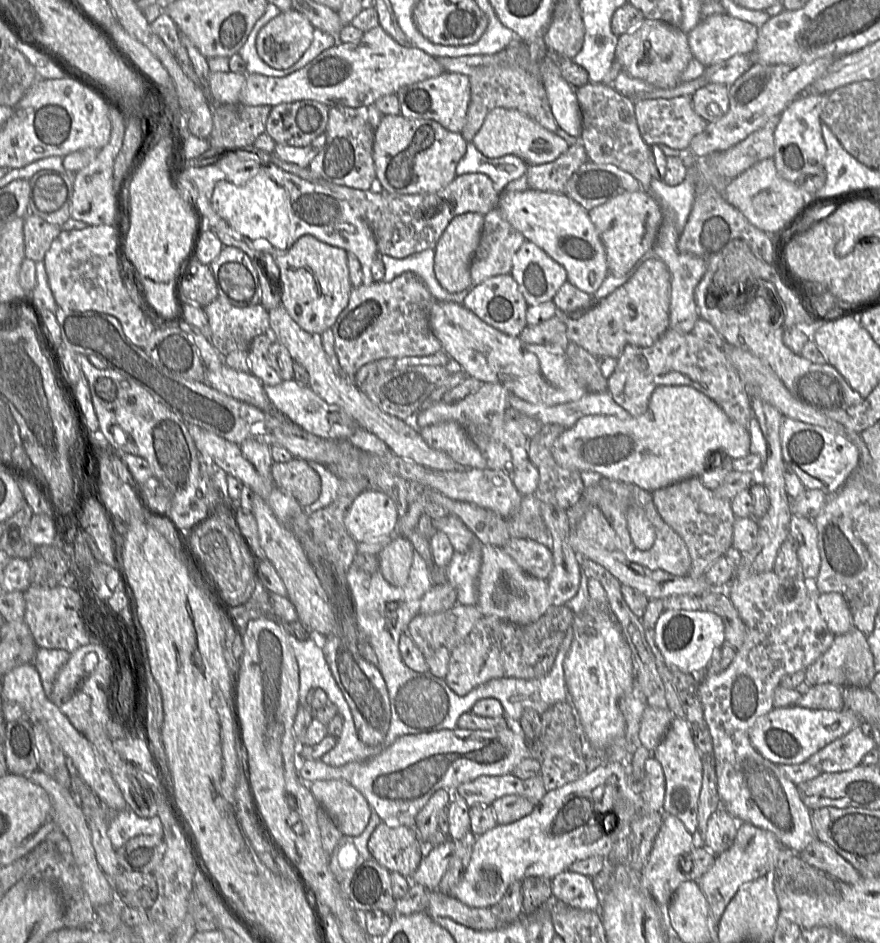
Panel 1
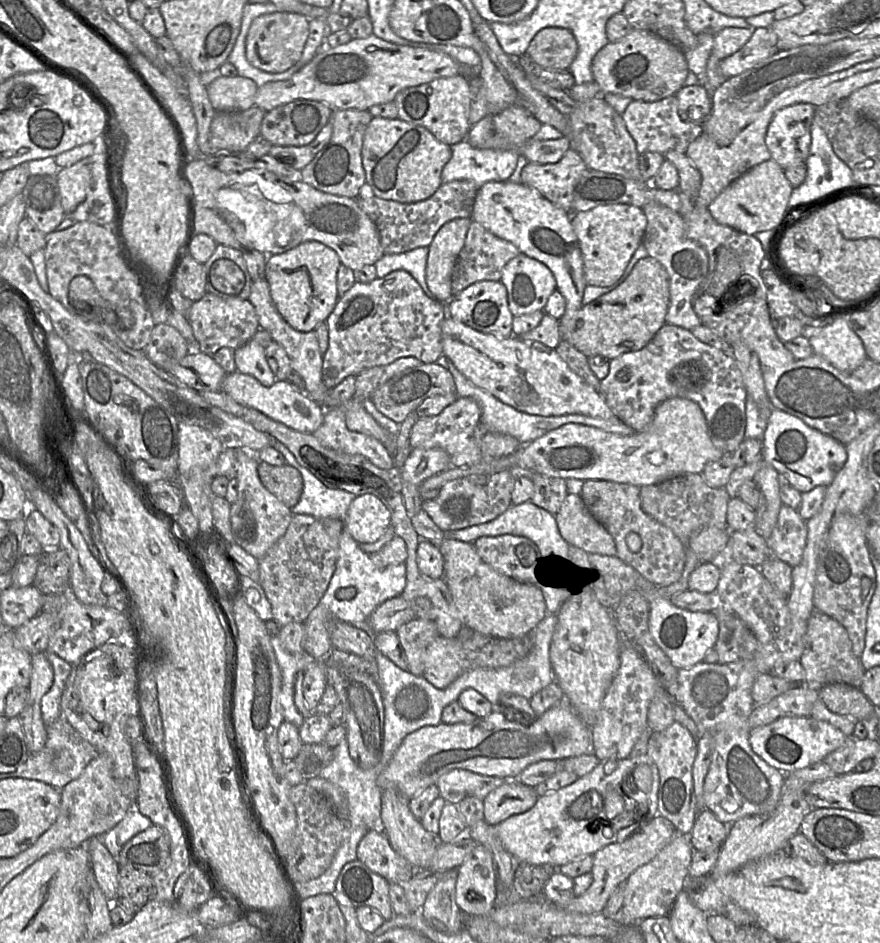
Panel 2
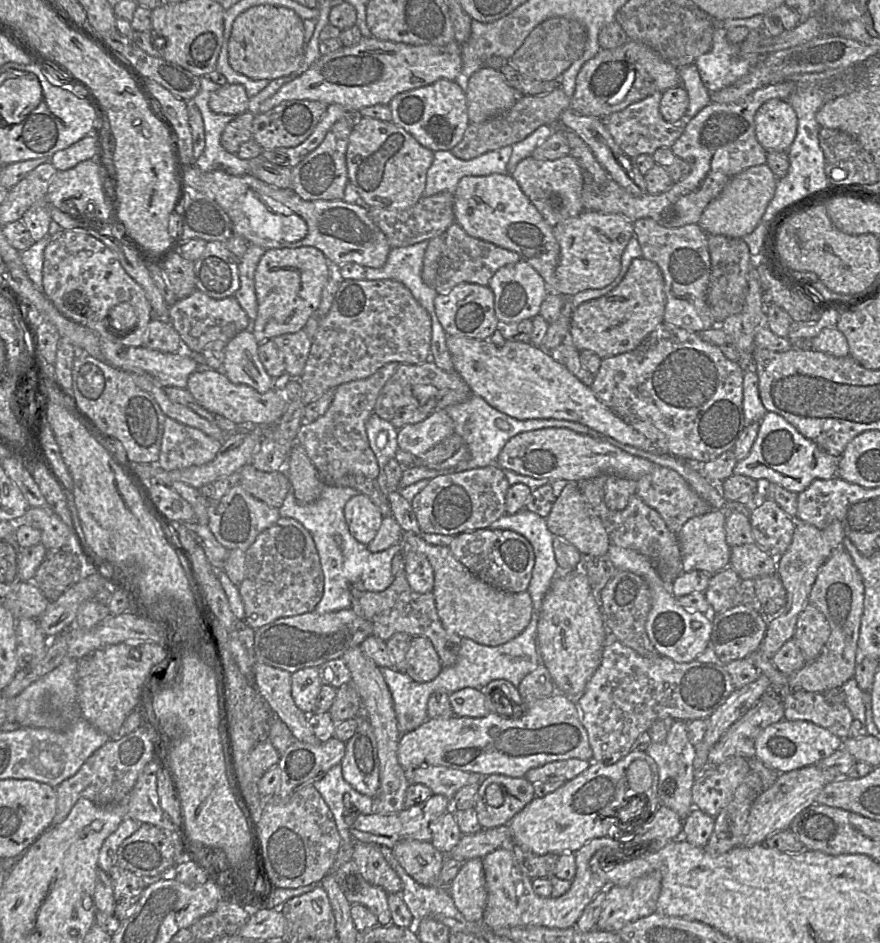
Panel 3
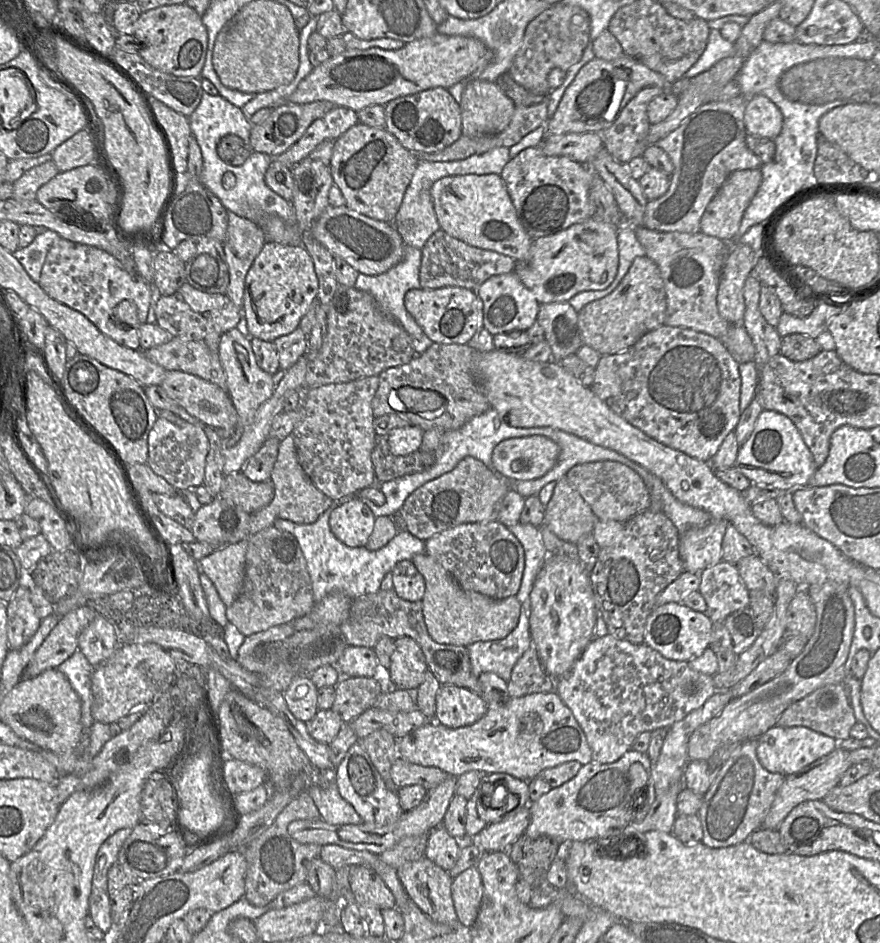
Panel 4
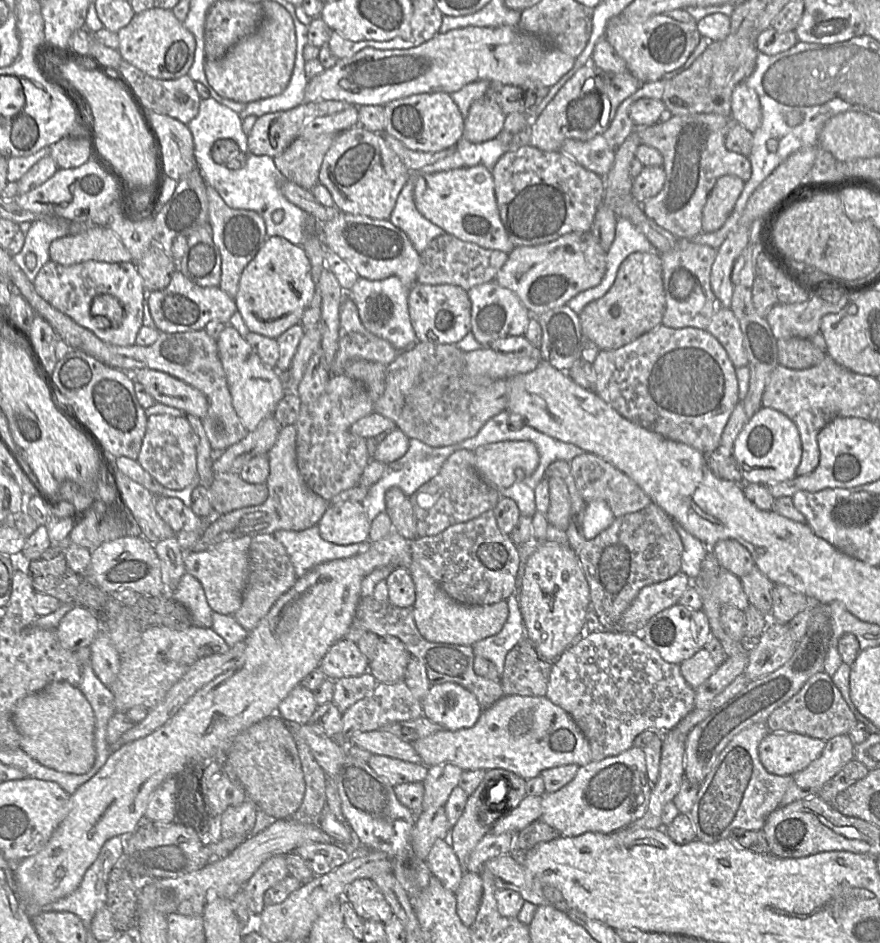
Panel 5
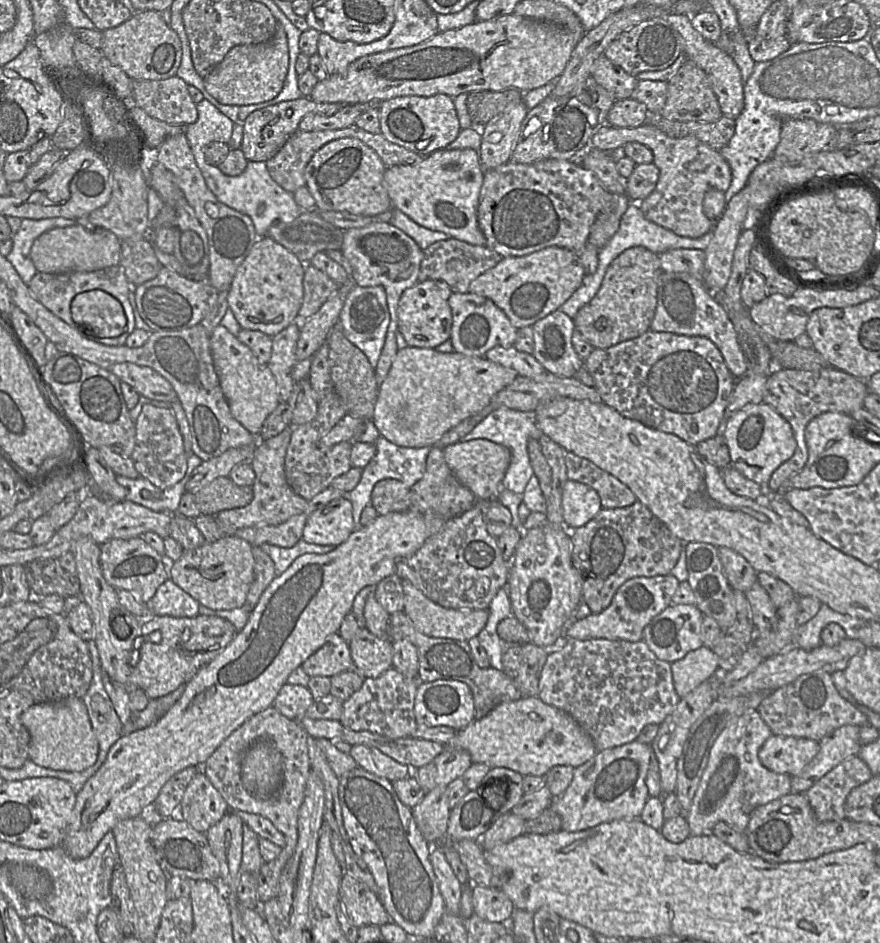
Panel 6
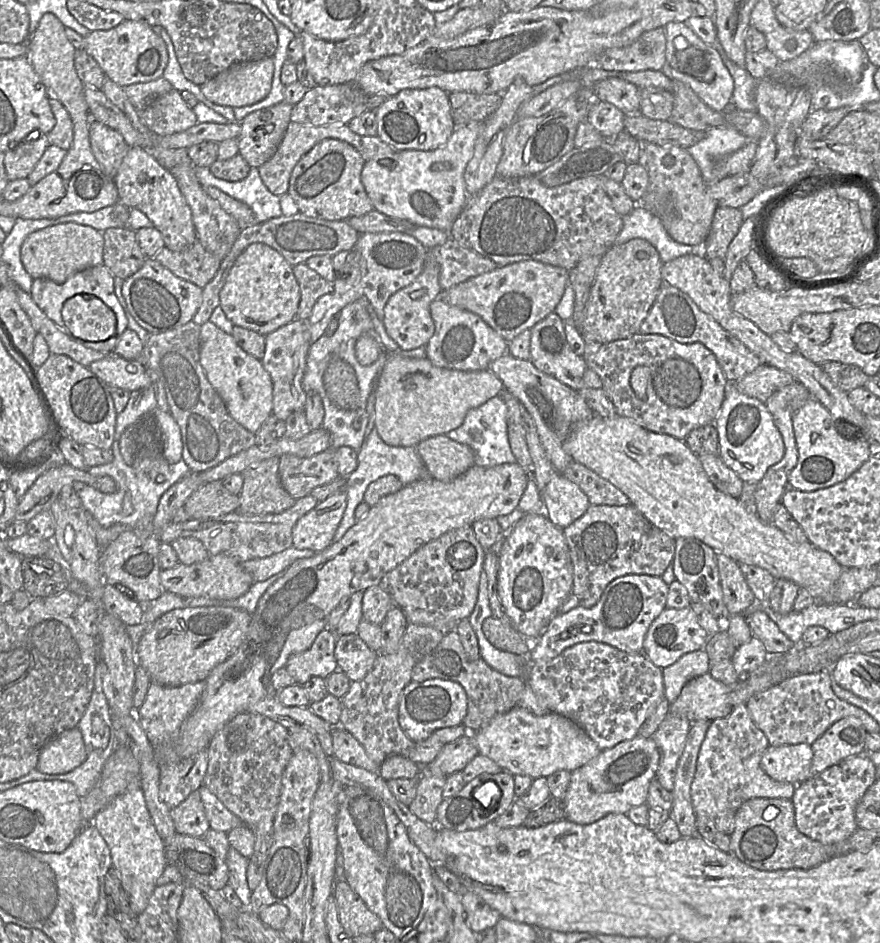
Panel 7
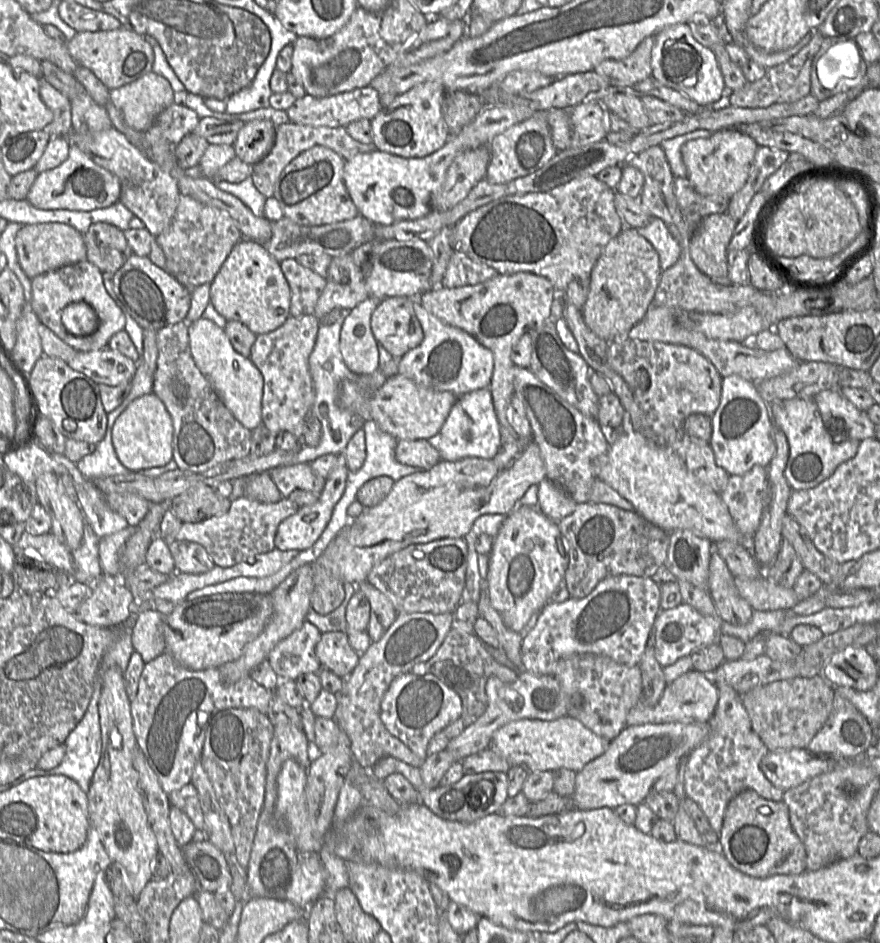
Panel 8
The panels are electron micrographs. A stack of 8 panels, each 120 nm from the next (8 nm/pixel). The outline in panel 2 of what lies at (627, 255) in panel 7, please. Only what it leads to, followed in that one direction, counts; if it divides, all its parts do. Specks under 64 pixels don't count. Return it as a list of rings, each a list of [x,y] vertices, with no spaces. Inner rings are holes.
[[[647,256],[636,262],[631,273],[616,288],[588,304],[582,304],[567,326],[560,327],[562,339],[568,341],[588,358],[602,356],[612,360],[624,353],[642,349],[666,323],[669,306],[669,276],[663,265]]]

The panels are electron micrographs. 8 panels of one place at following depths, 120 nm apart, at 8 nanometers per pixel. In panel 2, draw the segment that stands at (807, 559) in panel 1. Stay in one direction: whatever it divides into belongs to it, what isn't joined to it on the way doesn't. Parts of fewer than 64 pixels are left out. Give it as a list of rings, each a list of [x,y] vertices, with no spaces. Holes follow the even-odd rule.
[[[783,504],[779,512],[777,525],[767,540],[771,557],[795,567],[802,560],[806,542],[806,521],[796,509]]]

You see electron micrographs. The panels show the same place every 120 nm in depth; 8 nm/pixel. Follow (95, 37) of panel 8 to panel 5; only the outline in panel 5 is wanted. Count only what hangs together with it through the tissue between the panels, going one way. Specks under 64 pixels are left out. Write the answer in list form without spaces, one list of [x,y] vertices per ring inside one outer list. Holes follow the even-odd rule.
[[[152,8],[135,14],[128,25],[117,32],[121,58],[145,74],[157,79],[177,79],[187,75],[195,55],[196,40],[172,10]]]

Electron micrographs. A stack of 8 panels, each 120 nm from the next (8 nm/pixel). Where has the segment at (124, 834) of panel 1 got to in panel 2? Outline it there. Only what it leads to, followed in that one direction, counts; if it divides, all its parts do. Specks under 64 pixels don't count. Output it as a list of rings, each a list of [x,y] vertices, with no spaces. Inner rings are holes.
[[[135,802],[128,809],[124,818],[111,830],[102,836],[102,840],[109,852],[117,858],[123,846],[137,833],[146,830],[153,822],[143,815],[135,806]]]

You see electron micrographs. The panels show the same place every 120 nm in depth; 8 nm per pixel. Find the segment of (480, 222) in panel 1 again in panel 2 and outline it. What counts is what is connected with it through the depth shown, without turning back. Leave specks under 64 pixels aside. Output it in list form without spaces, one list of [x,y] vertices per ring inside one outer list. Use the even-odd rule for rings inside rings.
[[[456,218],[447,222],[428,247],[426,282],[436,299],[442,303],[453,297],[453,270],[471,223],[471,218]]]

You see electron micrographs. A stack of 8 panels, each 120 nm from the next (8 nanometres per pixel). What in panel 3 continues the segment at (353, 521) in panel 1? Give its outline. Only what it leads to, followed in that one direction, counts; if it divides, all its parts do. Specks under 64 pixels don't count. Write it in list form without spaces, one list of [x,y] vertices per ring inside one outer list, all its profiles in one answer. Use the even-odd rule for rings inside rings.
[[[358,494],[345,504],[344,517],[351,535],[367,545],[376,536],[384,516],[368,496]]]

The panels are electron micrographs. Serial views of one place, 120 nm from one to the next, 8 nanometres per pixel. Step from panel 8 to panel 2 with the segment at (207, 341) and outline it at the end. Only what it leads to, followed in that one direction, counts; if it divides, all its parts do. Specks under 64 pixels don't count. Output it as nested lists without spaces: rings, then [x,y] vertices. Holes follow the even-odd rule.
[[[253,339],[234,350],[236,371],[256,378],[266,387],[272,386],[277,380],[269,367],[265,348]]]

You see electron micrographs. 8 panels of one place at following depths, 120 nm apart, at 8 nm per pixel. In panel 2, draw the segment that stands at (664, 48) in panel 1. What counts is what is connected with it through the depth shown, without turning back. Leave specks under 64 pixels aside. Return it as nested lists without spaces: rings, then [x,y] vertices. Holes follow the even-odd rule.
[[[631,29],[624,37],[609,42],[594,56],[591,64],[593,81],[601,91],[620,94],[635,101],[654,102],[675,95],[689,73],[685,53],[660,36],[639,29]]]

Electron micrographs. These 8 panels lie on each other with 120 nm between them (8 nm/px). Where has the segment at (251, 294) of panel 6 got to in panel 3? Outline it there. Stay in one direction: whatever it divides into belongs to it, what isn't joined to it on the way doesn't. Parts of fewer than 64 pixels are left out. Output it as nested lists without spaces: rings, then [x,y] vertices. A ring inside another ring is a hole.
[[[312,246],[272,248],[264,252],[255,271],[258,309],[253,335],[259,344],[304,328],[319,307],[322,290],[330,279],[330,263],[319,249]]]

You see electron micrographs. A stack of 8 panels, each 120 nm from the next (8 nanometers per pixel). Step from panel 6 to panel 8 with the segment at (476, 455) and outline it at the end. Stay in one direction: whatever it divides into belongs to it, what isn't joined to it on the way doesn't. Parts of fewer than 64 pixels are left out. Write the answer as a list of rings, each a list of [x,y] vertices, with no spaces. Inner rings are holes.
[[[427,439],[398,440],[395,458],[402,464],[422,469],[430,469],[441,461],[438,450]]]

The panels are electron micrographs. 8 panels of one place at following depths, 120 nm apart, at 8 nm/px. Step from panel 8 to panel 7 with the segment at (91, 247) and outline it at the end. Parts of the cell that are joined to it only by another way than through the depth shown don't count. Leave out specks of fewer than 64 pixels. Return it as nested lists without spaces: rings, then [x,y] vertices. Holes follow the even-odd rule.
[[[113,227],[103,231],[103,262],[111,273],[122,280],[137,272],[147,257],[136,239],[136,230]]]

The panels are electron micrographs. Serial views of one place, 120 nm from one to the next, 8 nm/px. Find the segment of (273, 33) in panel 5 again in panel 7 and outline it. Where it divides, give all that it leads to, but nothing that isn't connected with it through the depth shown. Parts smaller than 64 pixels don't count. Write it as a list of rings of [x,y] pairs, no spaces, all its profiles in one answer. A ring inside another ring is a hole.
[[[273,56],[232,65],[200,86],[205,98],[232,108],[249,106],[270,92],[274,74]]]

